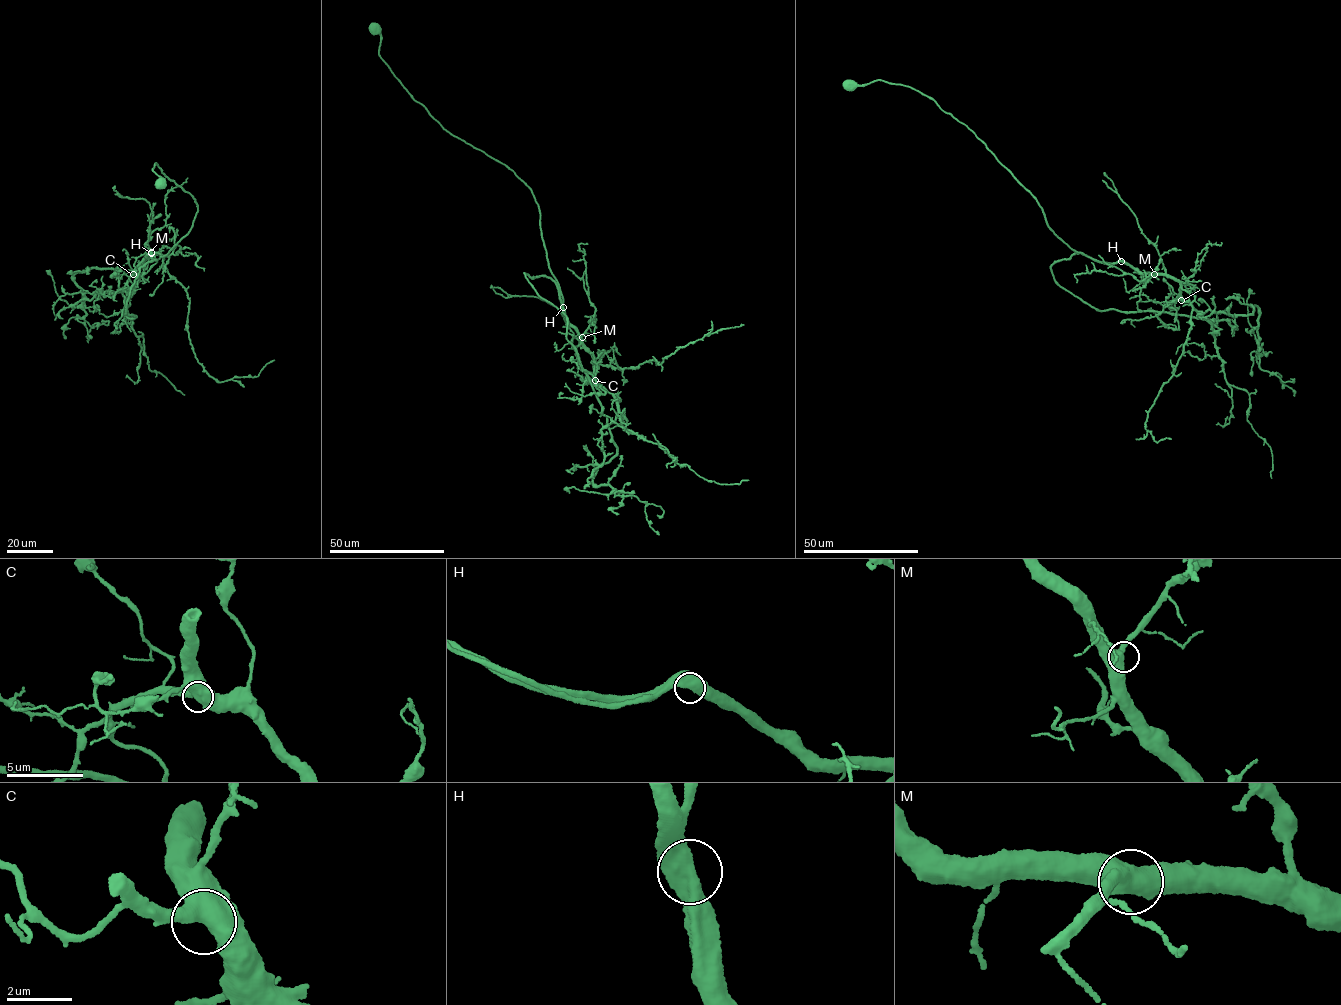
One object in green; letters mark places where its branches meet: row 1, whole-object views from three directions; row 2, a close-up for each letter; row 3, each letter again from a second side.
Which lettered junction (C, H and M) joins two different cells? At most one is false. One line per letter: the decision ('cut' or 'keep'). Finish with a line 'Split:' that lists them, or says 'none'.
C: keep
H: keep
M: keep
Split: none

